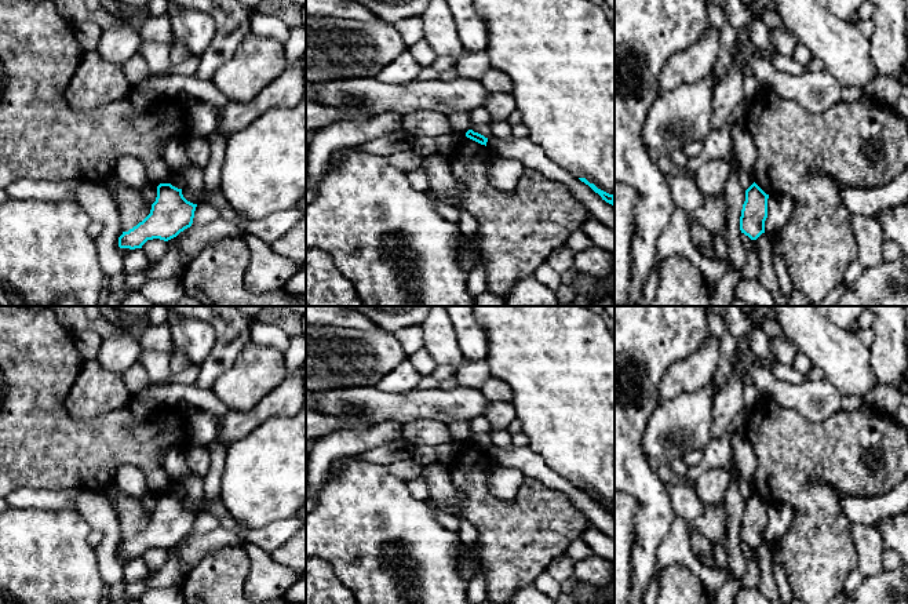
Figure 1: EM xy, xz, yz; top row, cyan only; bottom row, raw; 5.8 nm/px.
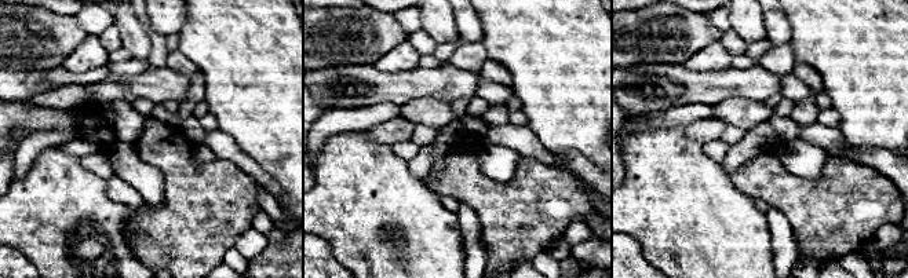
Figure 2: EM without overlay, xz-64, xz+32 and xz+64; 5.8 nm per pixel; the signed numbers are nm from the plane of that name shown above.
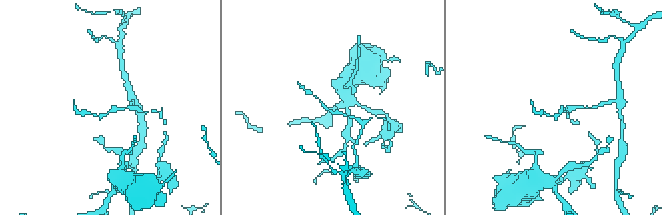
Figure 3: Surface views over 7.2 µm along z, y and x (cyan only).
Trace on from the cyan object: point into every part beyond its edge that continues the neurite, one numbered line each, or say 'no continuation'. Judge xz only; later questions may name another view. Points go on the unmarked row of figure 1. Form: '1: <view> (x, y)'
no continuation

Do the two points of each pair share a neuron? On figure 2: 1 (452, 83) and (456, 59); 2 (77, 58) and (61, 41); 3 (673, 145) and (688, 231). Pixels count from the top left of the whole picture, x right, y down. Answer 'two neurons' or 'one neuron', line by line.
1: two neurons
2: two neurons
3: one neuron

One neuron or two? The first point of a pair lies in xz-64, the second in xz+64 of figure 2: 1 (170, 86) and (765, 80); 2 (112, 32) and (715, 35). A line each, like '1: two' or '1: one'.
1: one
2: two

